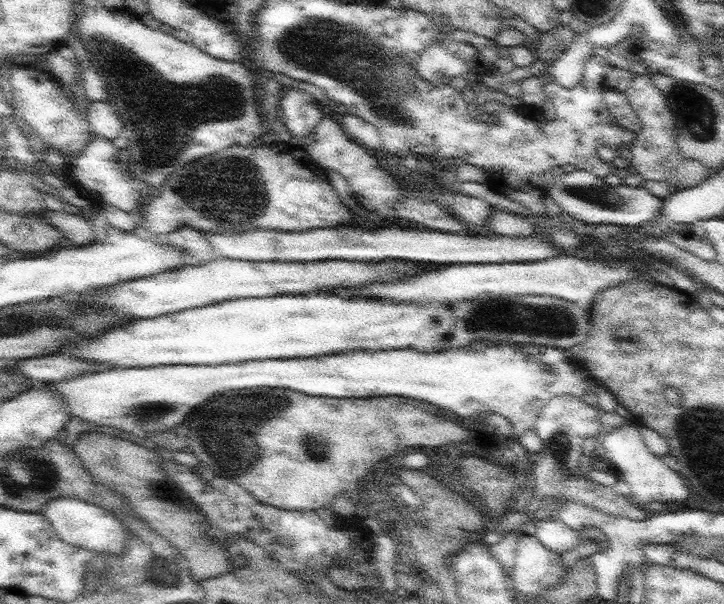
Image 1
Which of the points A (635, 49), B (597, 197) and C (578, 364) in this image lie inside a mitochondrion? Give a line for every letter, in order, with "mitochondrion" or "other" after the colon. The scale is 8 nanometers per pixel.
A: other
B: mitochondrion
C: other

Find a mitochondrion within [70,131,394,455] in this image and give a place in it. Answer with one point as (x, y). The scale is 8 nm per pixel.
(250, 201)

